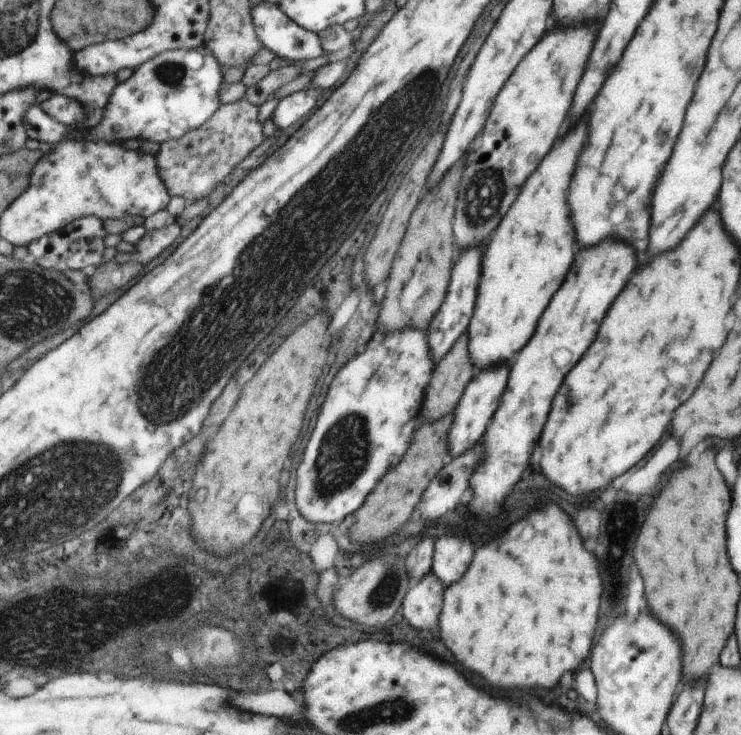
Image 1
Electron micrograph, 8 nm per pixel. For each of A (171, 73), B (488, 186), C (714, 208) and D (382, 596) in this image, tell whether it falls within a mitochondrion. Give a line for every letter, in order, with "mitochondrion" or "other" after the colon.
A: mitochondrion
B: mitochondrion
C: other
D: mitochondrion

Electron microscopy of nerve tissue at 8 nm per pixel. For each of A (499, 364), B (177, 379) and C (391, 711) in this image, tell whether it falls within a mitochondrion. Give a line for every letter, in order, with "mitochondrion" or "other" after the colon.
A: other
B: mitochondrion
C: mitochondrion

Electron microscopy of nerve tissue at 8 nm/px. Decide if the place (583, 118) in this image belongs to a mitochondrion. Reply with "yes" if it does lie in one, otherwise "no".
no

